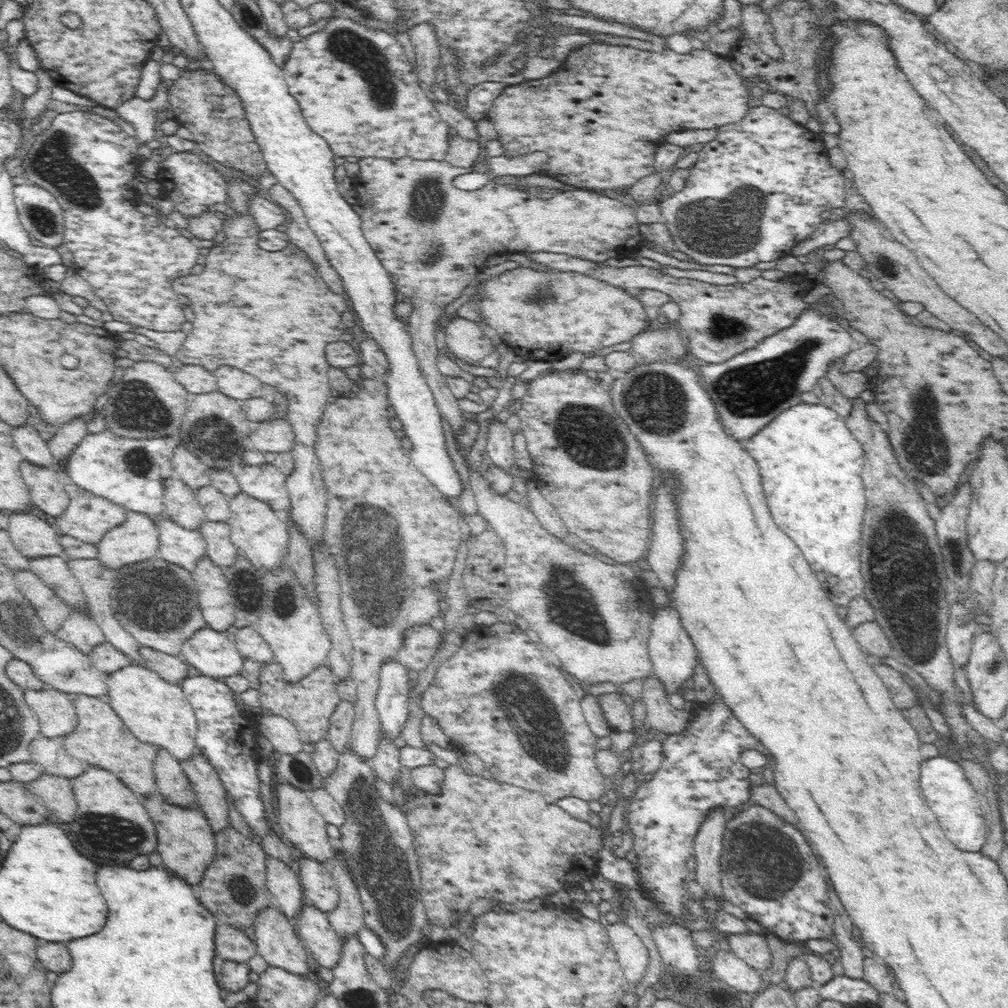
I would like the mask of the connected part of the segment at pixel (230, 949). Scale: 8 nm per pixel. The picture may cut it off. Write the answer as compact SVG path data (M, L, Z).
M218 925L215 931L215 952L222 959L231 962L247 963L257 954L257 945L242 930L229 926Z

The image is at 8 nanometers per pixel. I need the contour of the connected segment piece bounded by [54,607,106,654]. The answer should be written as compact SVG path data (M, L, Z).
M71 607L70 609L66 620L63 620L54 635L64 642L70 642L82 653L89 654L94 646L106 641L104 633L95 619L84 613L83 609L82 611Z

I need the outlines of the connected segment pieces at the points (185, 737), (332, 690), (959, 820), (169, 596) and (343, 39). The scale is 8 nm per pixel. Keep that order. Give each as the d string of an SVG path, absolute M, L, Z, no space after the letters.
M136 662L105 675L104 680L108 686L107 703L138 740L168 750L180 762L196 752L197 718L182 685L171 684L156 670Z
M275 660L264 663L260 671L260 713L266 716L282 716L297 726L300 738L305 744L314 744L326 738L330 726L330 715L341 701L336 692L336 682L326 666L318 666L312 674L301 678L298 683L284 681L282 665Z
M944 755L930 758L920 768L920 784L924 790L924 798L934 810L940 828L948 834L948 840L963 851L979 852L986 840L987 827L981 811L978 793L958 761Z
M160 556L123 566L120 587L112 595L112 608L121 626L138 644L182 657L181 646L197 630L207 626L197 602L193 573L161 560Z
M340 16L331 17L327 20L325 27L321 31L302 37L301 40L293 44L292 52L286 64L283 66L283 69L290 94L298 101L308 126L328 143L328 146L335 156L356 156L356 158L376 157L386 159L408 157L421 161L444 161L444 156L446 156L448 148L448 134L452 134L451 127L447 122L442 120L440 113L437 112L434 107L434 103L426 96L426 92L424 92L422 86L420 86L416 71L412 69L412 64L408 62L404 48L394 35L384 30L376 30L368 26L365 27L351 19L345 19Z

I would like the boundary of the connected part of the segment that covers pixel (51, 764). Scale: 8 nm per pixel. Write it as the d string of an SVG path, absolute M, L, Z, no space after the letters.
M40 736L30 744L34 760L44 767L48 774L68 776L70 779L77 777L87 769L88 764L72 756L61 744L61 739L49 739Z

